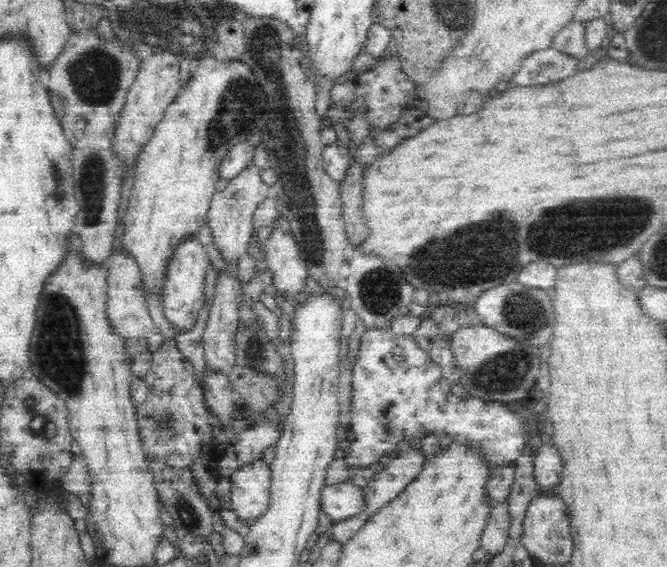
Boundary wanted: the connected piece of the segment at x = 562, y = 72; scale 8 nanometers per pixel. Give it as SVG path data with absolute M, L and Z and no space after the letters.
M552 47L542 52L534 52L528 56L524 64L524 72L516 76L516 84L522 88L530 88L538 84L542 86L564 80L575 72L576 62L569 56L556 52Z

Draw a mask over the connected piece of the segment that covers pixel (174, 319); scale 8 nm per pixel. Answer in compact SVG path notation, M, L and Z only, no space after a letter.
M190 240L185 243L168 266L166 288L164 288L163 310L166 318L172 323L176 331L192 331L200 318L200 310L204 306L204 280L209 261L200 242Z

